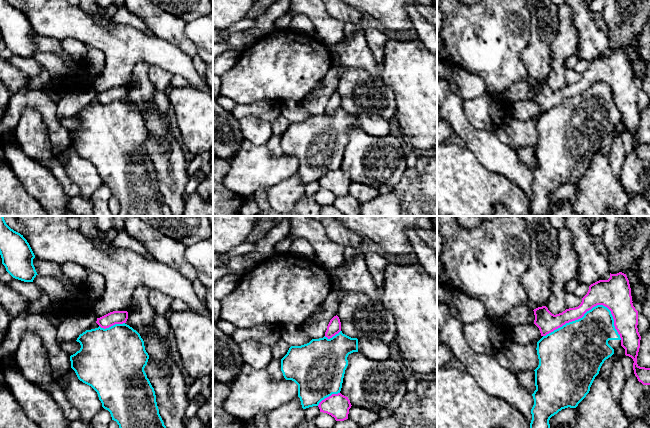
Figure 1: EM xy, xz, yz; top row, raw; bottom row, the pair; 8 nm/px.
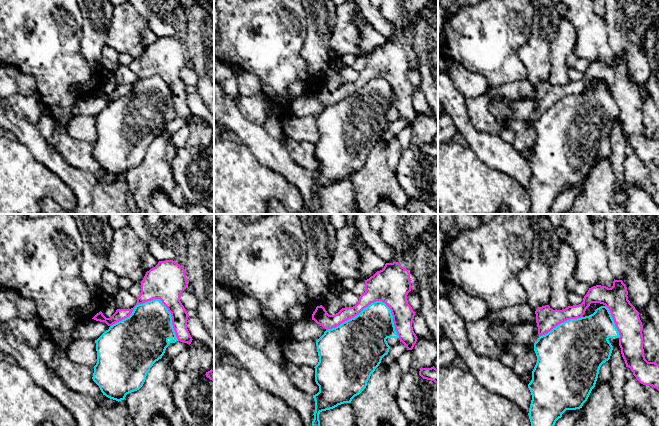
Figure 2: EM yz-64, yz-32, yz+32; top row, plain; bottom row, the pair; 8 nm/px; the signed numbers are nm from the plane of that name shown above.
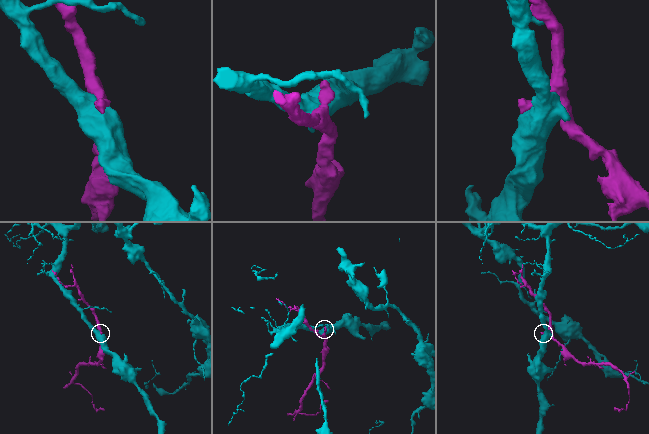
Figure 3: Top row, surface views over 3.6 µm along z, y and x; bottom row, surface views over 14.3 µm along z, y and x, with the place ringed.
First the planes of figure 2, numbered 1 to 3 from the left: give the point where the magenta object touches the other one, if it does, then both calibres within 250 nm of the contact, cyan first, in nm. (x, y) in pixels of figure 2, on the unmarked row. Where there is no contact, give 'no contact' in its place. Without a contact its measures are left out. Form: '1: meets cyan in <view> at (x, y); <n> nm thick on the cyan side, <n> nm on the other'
1: meets cyan in yz-64 at (154, 75); 360 nm thick on the cyan side, 300 nm on the other
2: meets cyan in yz-32 at (372, 79); 320 nm thick on the cyan side, 300 nm on the other
3: meets cyan in yz+32 at (561, 99); 500 nm thick on the cyan side, 180 nm on the other

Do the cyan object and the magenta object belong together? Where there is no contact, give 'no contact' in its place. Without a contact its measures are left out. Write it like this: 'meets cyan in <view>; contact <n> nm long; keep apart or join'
meets cyan in yz; contact 650 nm long; keep apart

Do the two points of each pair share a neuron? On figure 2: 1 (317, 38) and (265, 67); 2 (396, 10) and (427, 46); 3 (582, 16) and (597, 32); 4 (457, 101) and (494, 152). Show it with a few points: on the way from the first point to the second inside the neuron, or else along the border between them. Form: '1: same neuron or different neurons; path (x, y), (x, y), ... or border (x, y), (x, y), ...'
1: different neurons; border (306, 24), (306, 37), (300, 55), (308, 70)
2: different neurons; border (424, 10), (412, 28)
3: same neuron; path (585, 20), (593, 28)
4: same neuron; path (459, 114), (464, 125), (481, 142)

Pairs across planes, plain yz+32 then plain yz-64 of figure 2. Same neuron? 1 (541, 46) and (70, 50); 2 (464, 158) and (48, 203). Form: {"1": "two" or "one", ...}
{"1": "two", "2": "two"}

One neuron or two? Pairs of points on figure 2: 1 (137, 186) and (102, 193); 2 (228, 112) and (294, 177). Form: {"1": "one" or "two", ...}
{"1": "two", "2": "one"}

